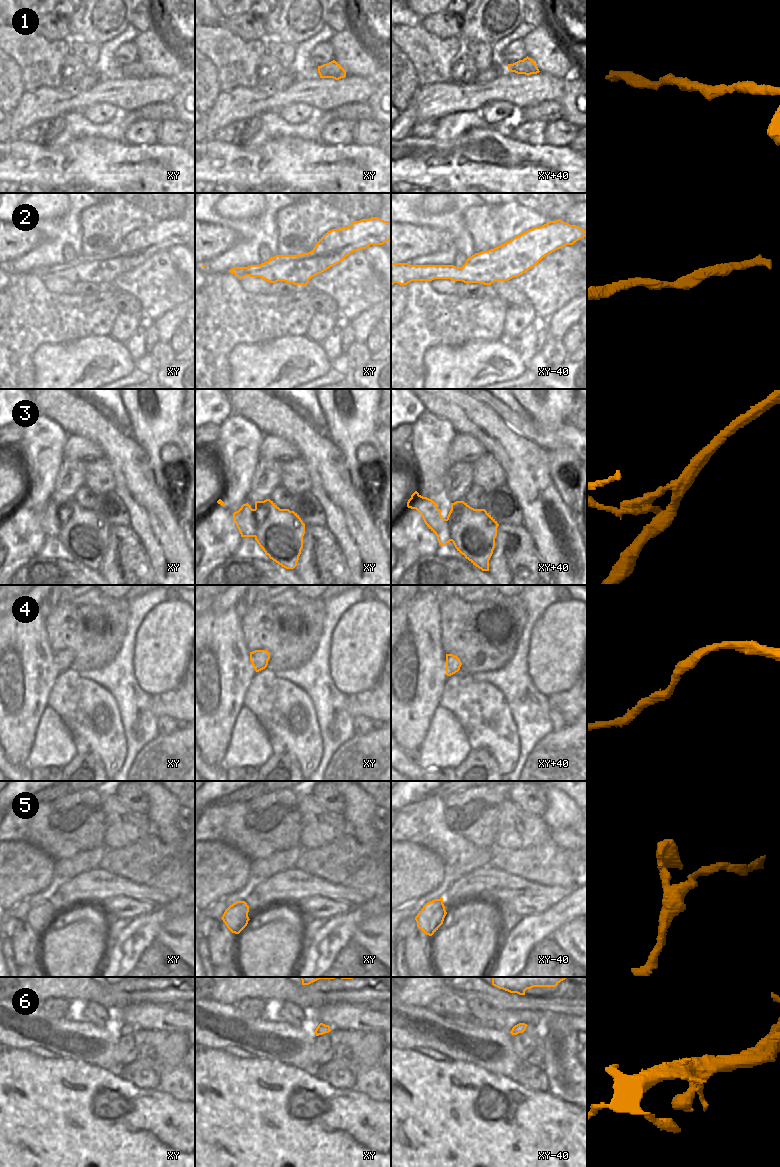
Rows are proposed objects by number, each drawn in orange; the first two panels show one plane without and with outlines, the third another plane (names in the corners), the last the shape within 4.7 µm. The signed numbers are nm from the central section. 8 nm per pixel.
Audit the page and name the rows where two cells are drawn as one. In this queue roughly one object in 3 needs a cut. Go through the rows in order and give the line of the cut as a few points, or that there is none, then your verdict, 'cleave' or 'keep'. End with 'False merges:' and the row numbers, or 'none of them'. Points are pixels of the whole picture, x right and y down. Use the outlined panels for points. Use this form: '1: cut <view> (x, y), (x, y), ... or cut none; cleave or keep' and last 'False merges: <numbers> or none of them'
1: cut none; keep
2: cut none; keep
3: cut xy (254, 509), (255, 536); cleave
4: cut none; keep
5: cut none; keep
6: cut none; keep
False merges: 3

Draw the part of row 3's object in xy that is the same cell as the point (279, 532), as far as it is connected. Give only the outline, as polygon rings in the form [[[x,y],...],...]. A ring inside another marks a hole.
[[[255,501],[255,540],[270,559],[286,569],[297,566],[303,548],[305,524],[294,511],[280,509],[273,501]]]

